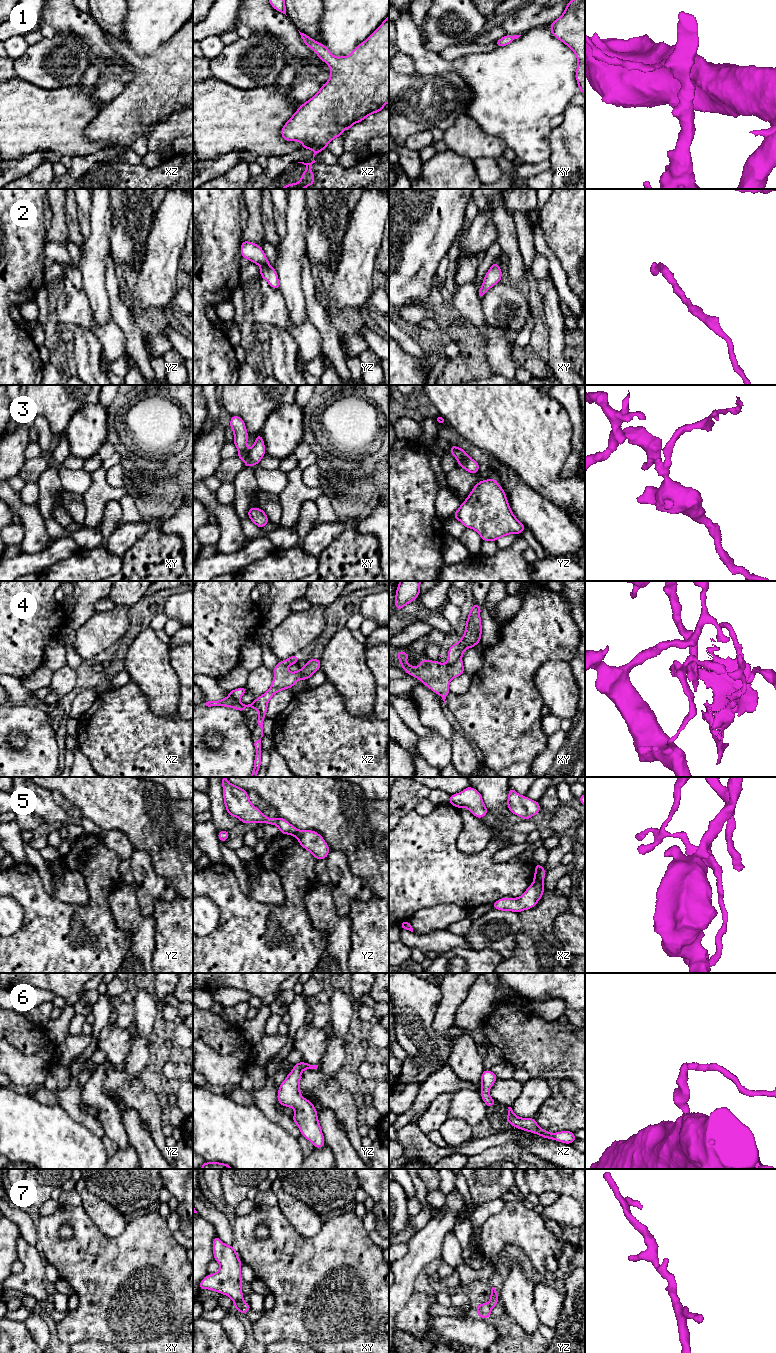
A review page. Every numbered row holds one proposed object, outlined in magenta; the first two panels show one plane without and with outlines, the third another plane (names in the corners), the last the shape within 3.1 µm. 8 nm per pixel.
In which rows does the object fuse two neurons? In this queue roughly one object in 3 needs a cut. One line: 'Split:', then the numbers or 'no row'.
Split: 3, 4, 5

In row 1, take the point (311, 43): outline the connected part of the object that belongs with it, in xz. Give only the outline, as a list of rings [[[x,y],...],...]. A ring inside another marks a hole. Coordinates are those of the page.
[[[389,15],[349,56],[335,57],[322,43],[300,31],[299,33],[303,42],[330,67],[331,72],[329,80],[311,99],[300,105],[281,129],[283,139],[303,143],[301,149],[314,151],[311,163],[298,162],[307,166],[300,181],[285,185],[282,189],[304,189],[311,186],[315,182],[311,171],[311,165],[316,162],[315,155],[327,149],[328,143],[340,137],[345,128],[350,130],[353,123],[359,123],[369,115],[383,110],[389,102]]]

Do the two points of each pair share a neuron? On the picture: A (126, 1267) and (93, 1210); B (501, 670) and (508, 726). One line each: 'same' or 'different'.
A: different
B: same

